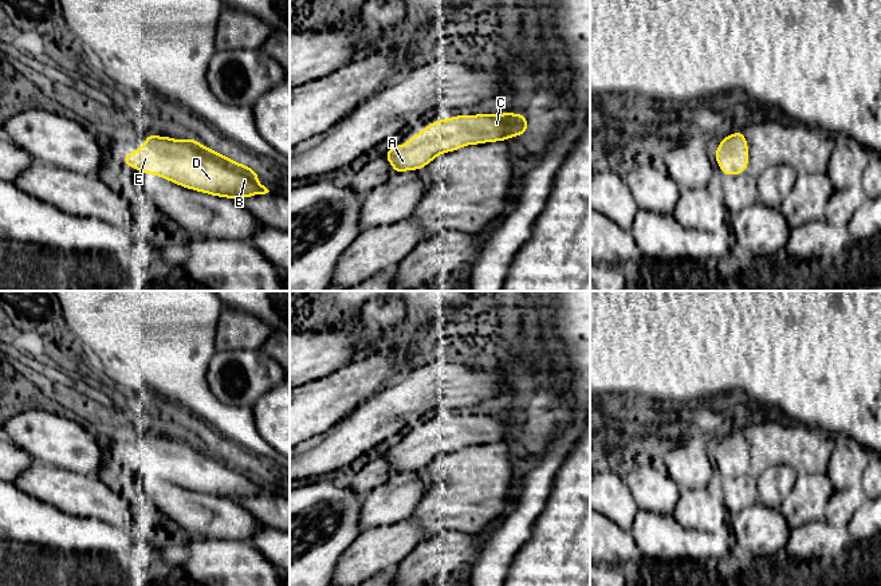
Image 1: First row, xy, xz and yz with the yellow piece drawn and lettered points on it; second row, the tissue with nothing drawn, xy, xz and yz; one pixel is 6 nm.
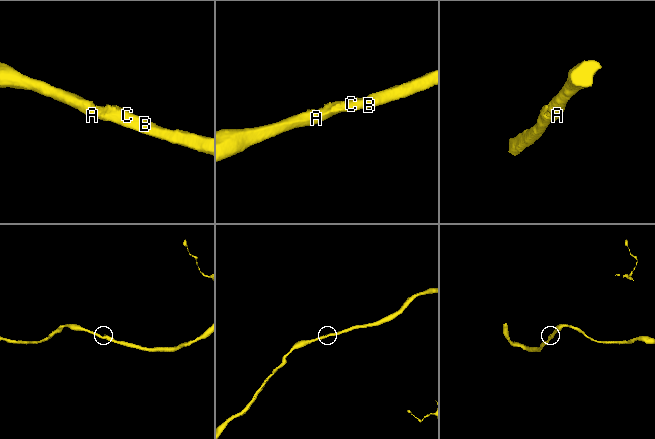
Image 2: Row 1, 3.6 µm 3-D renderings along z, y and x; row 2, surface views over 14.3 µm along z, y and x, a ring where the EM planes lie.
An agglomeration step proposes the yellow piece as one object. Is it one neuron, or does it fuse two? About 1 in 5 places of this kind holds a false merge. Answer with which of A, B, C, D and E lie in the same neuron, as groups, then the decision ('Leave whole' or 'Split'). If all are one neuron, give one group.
Groups: A B C D E. Leave whole

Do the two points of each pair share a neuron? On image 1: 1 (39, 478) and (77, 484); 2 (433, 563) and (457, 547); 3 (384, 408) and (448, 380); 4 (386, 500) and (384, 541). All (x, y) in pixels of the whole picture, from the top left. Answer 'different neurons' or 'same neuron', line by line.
1: same neuron
2: same neuron
3: same neuron
4: different neurons

